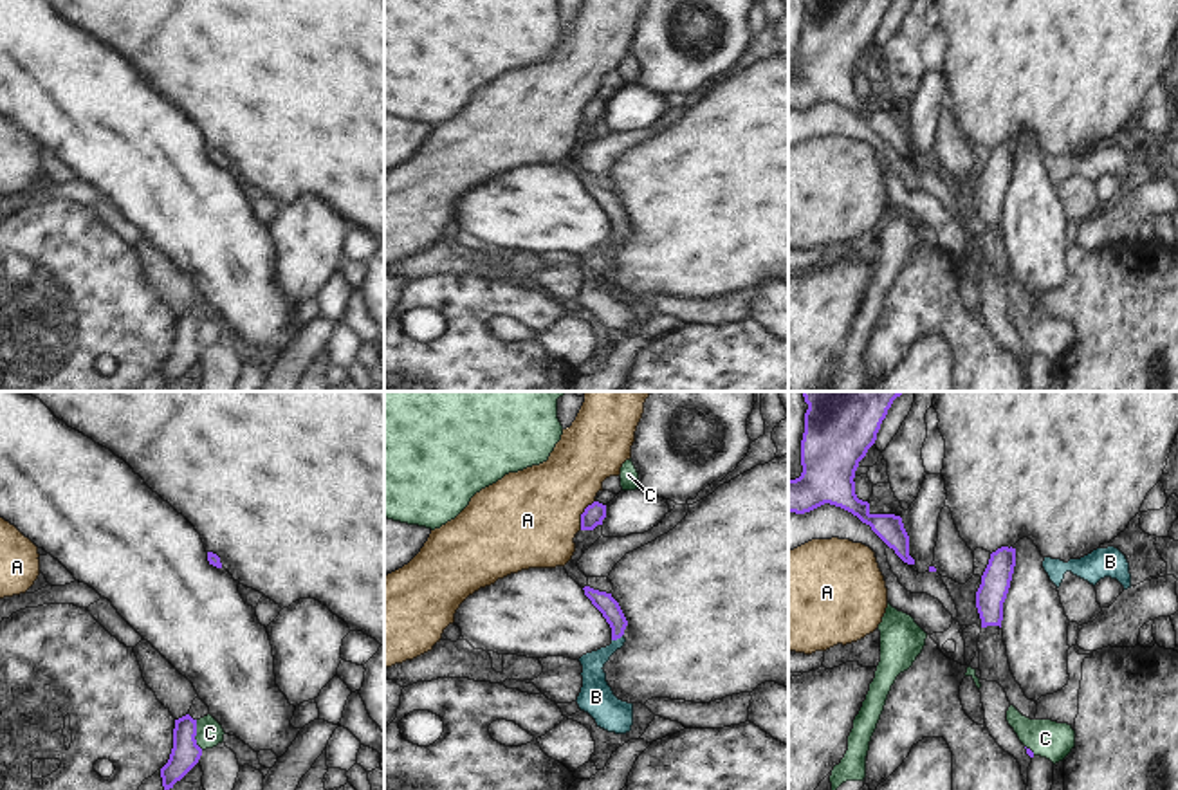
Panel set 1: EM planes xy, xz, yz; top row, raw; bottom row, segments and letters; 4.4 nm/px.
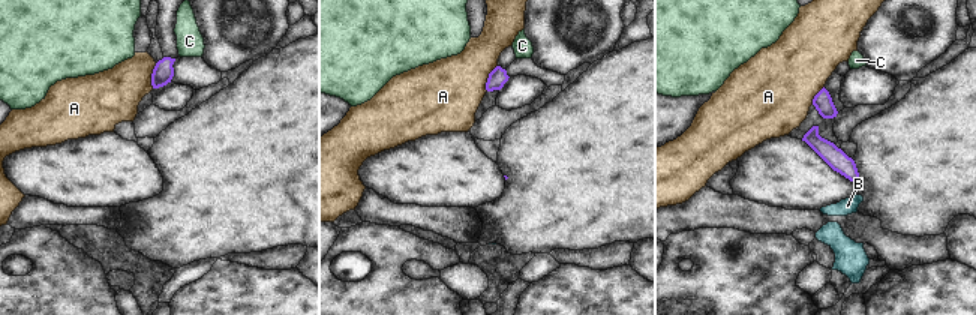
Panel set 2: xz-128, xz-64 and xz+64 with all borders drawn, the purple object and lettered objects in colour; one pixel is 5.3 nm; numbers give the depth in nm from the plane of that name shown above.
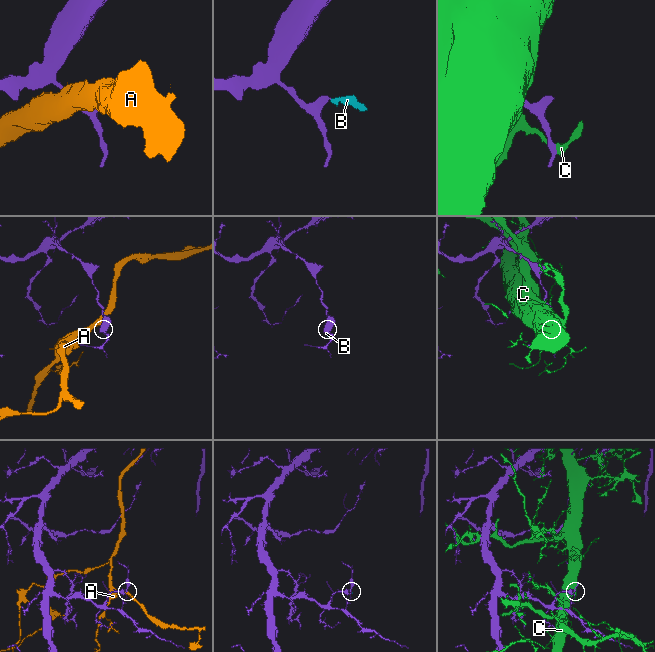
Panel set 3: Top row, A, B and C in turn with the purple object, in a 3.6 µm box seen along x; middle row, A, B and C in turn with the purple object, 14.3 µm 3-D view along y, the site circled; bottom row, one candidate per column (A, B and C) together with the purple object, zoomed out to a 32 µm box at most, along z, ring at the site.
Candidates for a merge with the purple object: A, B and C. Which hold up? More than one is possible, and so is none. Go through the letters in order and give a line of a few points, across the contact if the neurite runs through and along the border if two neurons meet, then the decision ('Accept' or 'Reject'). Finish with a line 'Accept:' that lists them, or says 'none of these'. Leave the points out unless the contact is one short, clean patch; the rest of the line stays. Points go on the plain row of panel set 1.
A: Line: xz (594, 96), (581, 110), (579, 125). Reject
B: Line: xz (605, 199), (617, 217), (617, 233), (596, 258), (596, 284). Accept
C: Reject
Accept: B

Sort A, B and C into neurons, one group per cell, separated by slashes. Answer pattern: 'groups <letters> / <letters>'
groups A / B / C

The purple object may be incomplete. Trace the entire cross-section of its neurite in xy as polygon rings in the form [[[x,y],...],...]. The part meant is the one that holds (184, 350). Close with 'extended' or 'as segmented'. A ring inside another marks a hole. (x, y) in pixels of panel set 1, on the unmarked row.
[[[189,310],[175,316],[173,344],[168,359],[161,364],[164,388],[173,384],[200,355],[202,344],[197,341],[197,316]]]; as segmented

